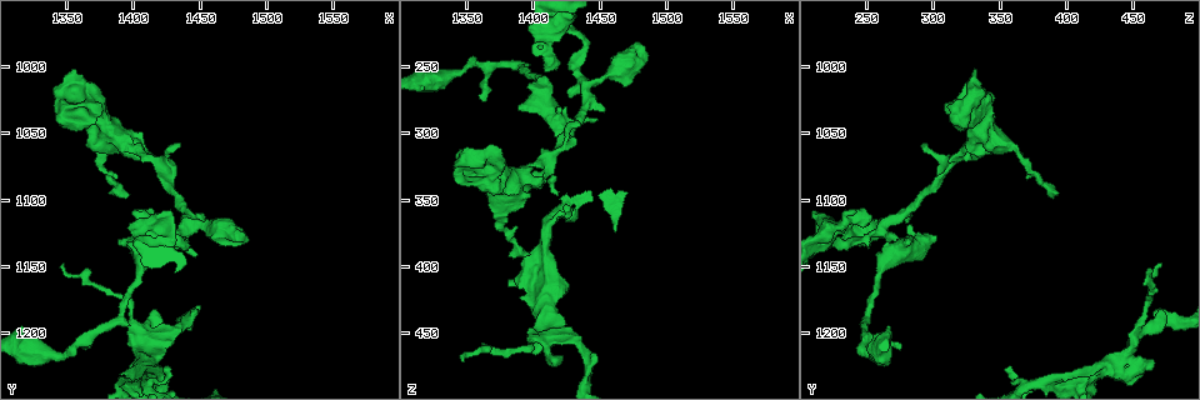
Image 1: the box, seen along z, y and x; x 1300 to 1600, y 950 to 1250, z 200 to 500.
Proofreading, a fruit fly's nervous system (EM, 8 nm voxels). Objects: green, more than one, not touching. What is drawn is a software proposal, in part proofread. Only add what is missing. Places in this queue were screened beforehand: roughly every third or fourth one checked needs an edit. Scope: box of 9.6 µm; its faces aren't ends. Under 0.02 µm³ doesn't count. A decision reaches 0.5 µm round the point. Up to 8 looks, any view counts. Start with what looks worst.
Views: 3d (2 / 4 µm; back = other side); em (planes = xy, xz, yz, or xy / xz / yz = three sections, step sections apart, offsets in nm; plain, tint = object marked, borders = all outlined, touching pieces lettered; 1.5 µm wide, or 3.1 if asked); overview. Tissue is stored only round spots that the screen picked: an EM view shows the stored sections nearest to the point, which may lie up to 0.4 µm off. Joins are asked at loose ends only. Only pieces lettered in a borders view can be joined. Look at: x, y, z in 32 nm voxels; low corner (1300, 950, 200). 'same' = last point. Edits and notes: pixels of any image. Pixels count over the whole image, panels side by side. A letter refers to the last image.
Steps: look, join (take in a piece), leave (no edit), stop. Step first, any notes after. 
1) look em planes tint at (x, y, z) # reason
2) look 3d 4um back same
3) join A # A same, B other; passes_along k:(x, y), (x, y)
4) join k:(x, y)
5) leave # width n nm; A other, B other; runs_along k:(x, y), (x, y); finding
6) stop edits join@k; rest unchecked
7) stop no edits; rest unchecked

look em xz step 8 borders at (1438, 1060, 294)

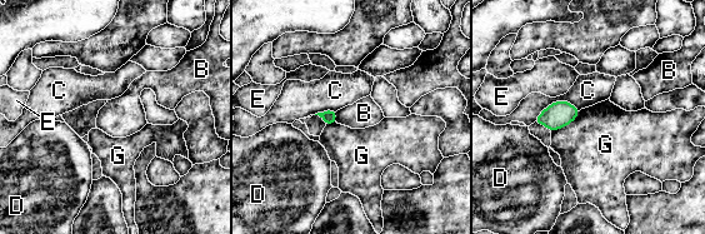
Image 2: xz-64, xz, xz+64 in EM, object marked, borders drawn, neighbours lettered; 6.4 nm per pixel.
look em planes borders same

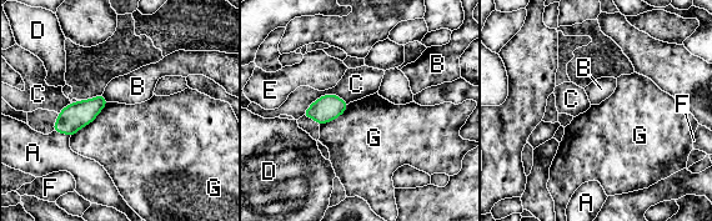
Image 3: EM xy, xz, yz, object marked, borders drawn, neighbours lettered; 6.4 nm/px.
leave # width 100 nm; A other, B other, C other, D other, E other, F other, G other; border 3:(108, 103), (90, 122), (70, 137); none of them fits

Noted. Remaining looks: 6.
look 3d 2um at (1362, 1210, 276) # free end

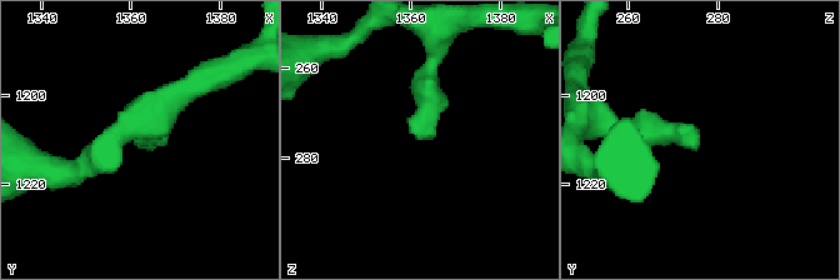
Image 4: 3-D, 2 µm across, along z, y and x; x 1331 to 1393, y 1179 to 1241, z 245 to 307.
look em planes borders at (1362, 1212, 275) # need the tissue

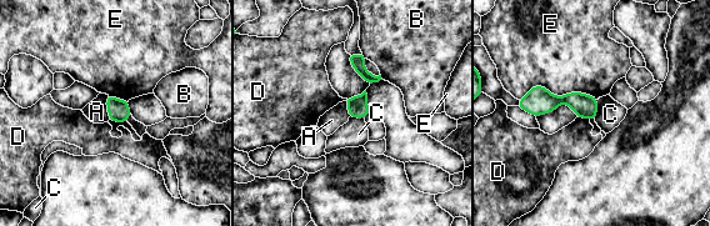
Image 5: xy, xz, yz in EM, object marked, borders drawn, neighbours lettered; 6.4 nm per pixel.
leave # width 130 nm; A other, B other, C other, D other, E other; border 5:(576, 116), (589, 120); no lettered piece goes on from it

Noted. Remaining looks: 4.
look 3d 2um at (1424, 1224, 360)

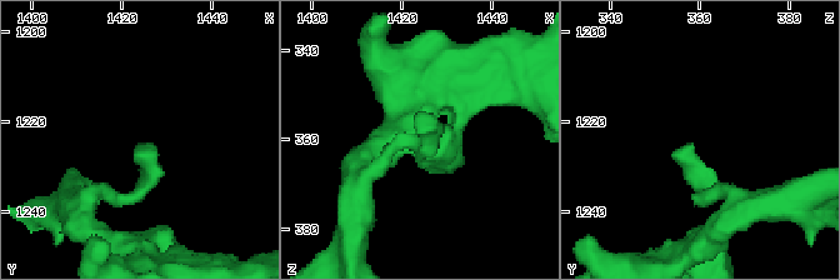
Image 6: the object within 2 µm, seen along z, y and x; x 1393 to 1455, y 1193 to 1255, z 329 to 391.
look em xy step 8 tint at (1424, 1225, 358) # now the EM

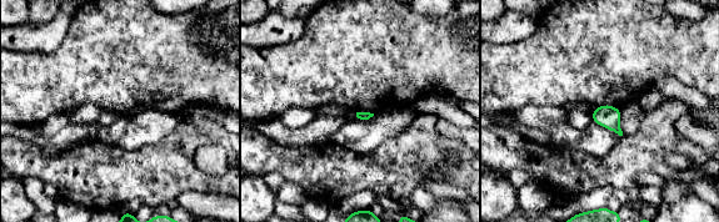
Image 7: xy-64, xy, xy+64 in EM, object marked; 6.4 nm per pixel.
look em planes borders same # another direction

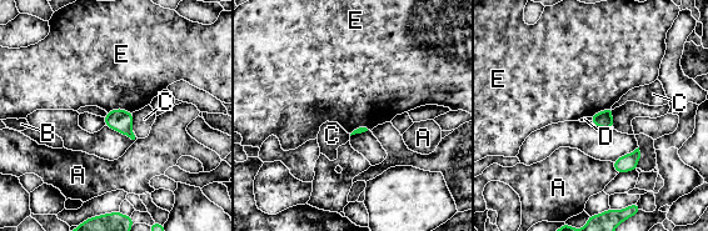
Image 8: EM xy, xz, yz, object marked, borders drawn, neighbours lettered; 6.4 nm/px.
leave # A other, B other, C other, D other, E other; border 8:(106, 111), (125, 109), (131, 114); no lettered piece goes on from it

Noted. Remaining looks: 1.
stop no edits; rest unchecked

